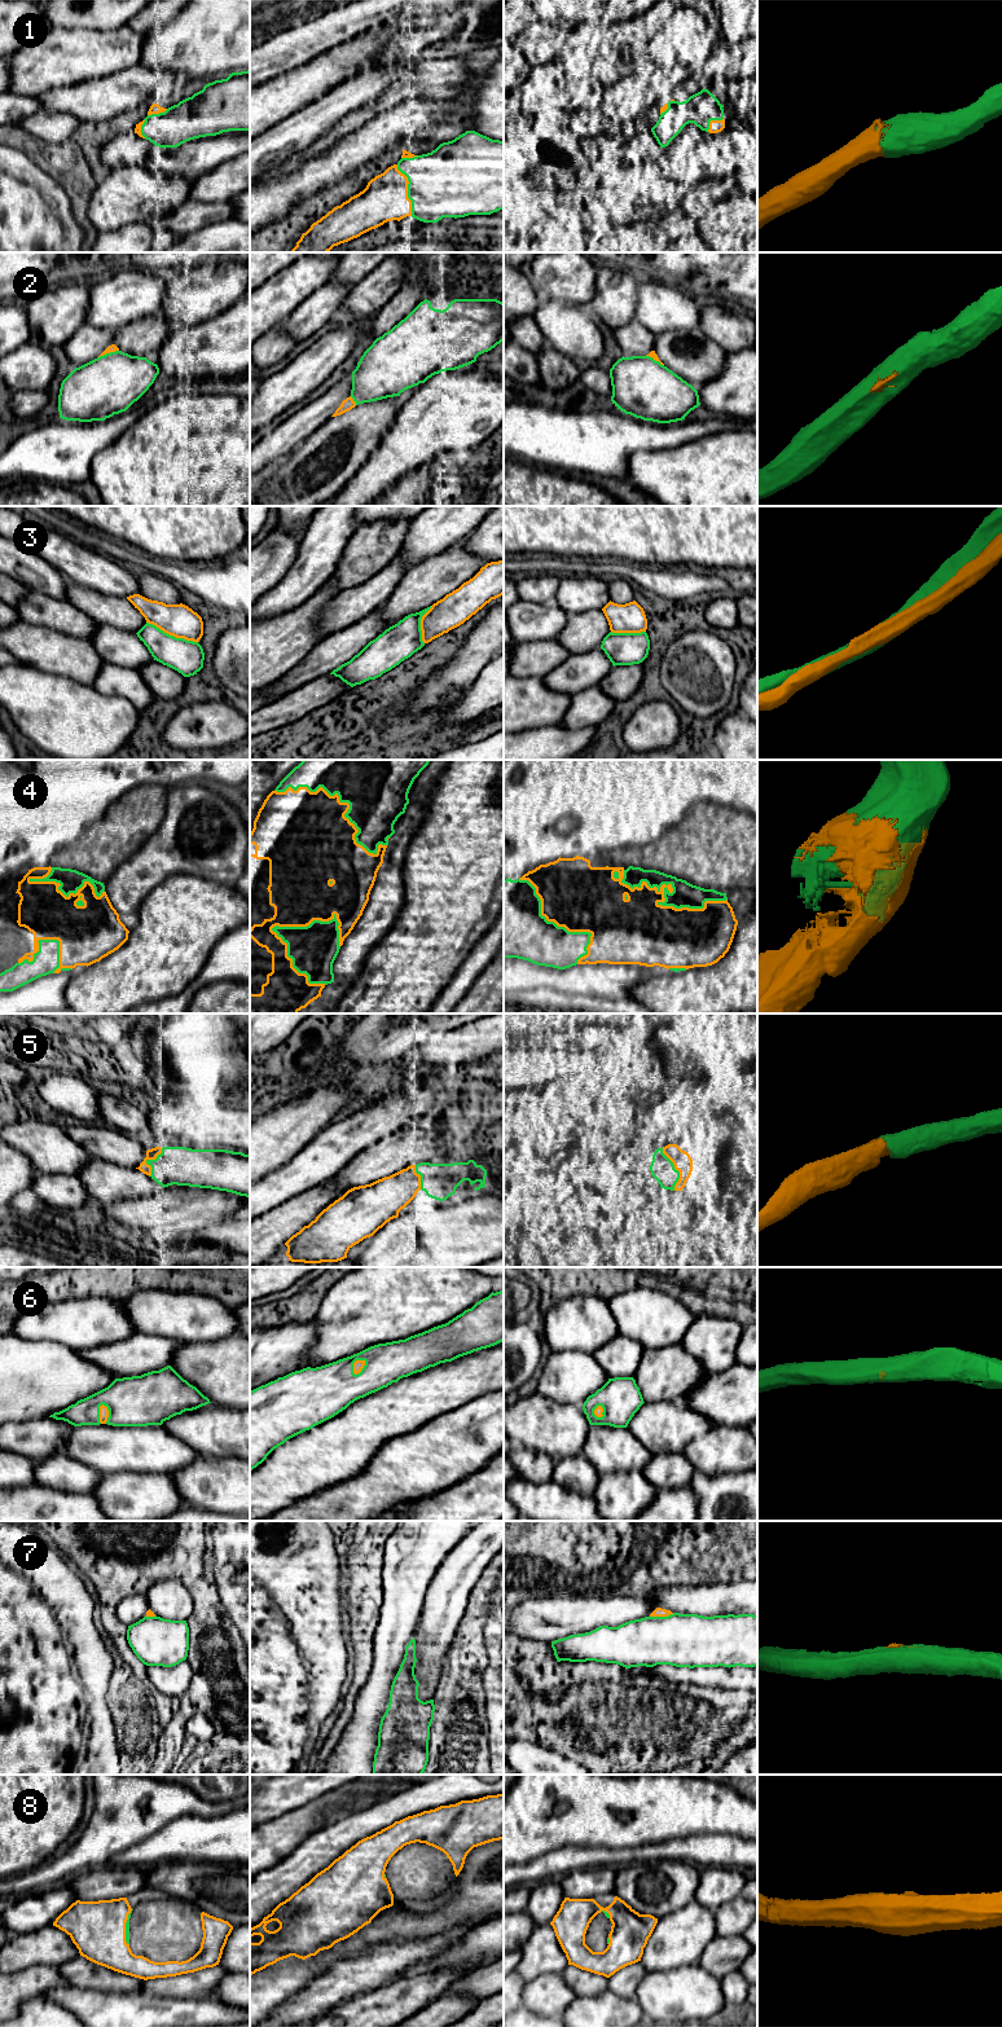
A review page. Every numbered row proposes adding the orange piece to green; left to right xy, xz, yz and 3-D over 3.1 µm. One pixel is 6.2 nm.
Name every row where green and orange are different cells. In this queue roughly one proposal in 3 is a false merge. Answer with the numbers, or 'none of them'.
3

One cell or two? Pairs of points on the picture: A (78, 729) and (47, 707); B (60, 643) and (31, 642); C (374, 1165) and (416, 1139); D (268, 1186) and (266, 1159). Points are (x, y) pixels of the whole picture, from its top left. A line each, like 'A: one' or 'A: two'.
A: one
B: one
C: one
D: two

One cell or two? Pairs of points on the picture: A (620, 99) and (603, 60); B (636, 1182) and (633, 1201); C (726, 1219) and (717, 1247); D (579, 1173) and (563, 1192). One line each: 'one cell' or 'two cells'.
A: two cells
B: one cell
C: two cells
D: two cells

